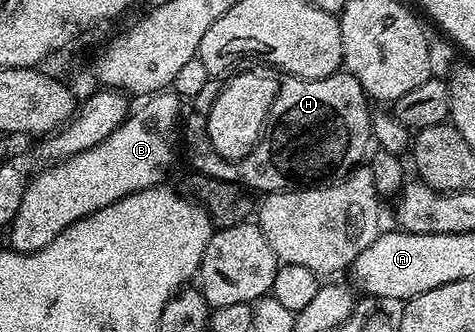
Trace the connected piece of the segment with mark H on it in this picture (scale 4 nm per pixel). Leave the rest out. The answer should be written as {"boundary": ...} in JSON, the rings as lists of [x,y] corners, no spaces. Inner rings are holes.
{"boundary":[[[338,72],[326,78],[295,78],[286,77],[280,83],[278,94],[270,106],[269,116],[261,138],[245,158],[237,161],[214,160],[209,162],[211,149],[208,138],[208,114],[220,93],[222,83],[211,80],[203,84],[199,96],[191,99],[190,108],[183,118],[183,150],[190,154],[189,162],[194,171],[201,171],[207,176],[219,180],[240,183],[250,191],[261,190],[265,194],[275,194],[279,190],[307,190],[310,186],[328,186],[330,182],[345,177],[350,170],[358,165],[361,157],[364,159],[365,145],[371,142],[371,105],[365,89],[348,72]]]}

